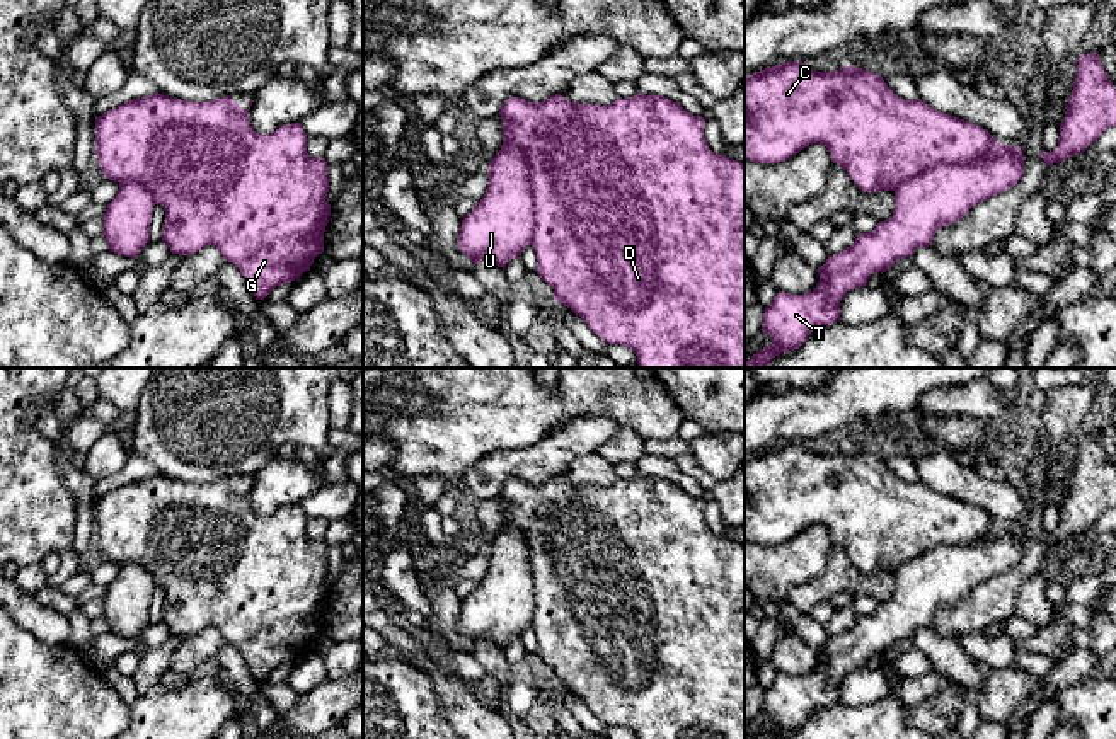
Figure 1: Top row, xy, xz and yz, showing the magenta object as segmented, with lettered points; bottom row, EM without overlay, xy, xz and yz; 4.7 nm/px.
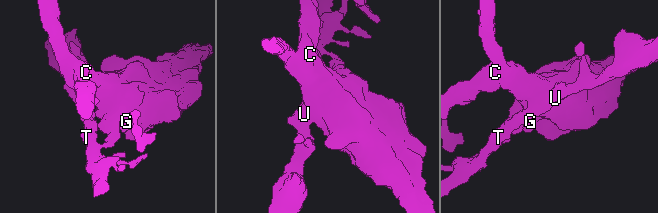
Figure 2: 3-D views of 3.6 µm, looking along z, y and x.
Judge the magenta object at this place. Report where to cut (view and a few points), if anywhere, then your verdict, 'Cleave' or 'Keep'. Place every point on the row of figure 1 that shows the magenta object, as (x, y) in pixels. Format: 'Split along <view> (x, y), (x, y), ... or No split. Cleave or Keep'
Split along xz (505, 145), (515, 145), (525, 159), (534, 205), (530, 242). Cleave

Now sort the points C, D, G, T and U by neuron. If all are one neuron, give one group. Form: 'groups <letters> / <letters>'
groups C D G / T U

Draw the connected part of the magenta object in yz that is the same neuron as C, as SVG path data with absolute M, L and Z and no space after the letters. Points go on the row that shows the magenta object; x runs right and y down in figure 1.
M787 61L751 73L745 78L745 114L745 160L779 163L813 143L821 143L830 150L831 162L843 167L864 192L896 191L937 165L973 163L1000 146L981 126L935 111L922 99L905 100L886 85L883 75L852 65L835 72L816 72L802 61Z

